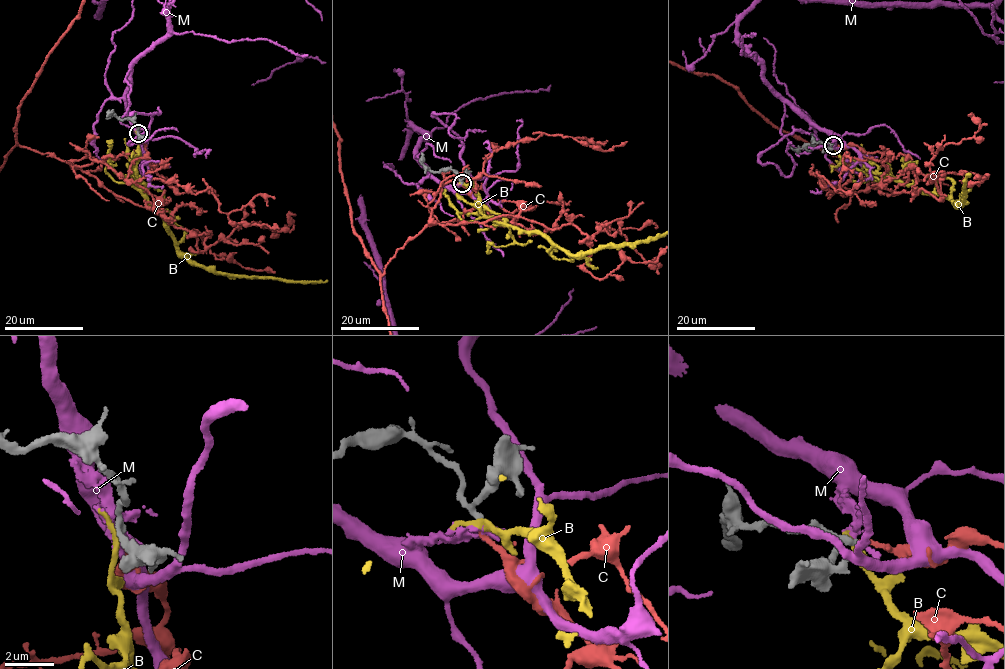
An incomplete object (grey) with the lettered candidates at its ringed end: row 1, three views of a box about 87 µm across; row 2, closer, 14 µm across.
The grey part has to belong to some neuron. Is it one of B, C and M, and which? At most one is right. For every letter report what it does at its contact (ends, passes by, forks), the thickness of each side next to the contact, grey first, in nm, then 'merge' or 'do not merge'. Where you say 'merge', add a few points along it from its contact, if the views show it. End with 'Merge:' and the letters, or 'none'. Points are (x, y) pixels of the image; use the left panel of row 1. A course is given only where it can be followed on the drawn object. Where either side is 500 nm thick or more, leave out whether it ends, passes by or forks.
B: it ends there; 220 nm thick on the grey side, 300 nm on the other; do not merge
C: it ends there; 200 nm thick on the grey side, 200 nm on the other; merge
M: it forks there; 200 nm thick on the grey side, 100 nm on the other; do not merge
Merge: C

